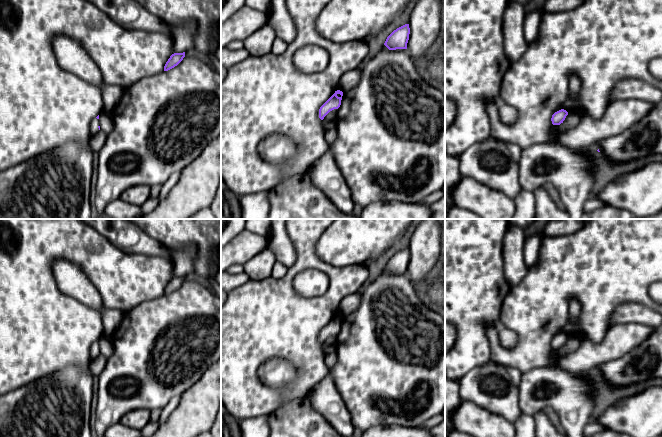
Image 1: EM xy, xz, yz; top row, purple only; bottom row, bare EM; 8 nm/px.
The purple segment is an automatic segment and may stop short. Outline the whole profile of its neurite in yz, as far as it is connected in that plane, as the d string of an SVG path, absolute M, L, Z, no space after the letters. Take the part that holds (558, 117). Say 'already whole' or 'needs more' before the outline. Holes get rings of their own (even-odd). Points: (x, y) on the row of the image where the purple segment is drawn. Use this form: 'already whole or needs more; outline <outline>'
already whole; outline M561 109L561 110L555 112L551 118L552 124L560 125L561 123L563 123L563 121L565 120L567 115L568 115L568 112L564 109Z

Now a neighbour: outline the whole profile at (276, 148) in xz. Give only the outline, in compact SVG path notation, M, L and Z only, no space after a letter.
M271 134L259 143L257 150L260 158L267 162L280 164L294 157L297 146L285 135Z

